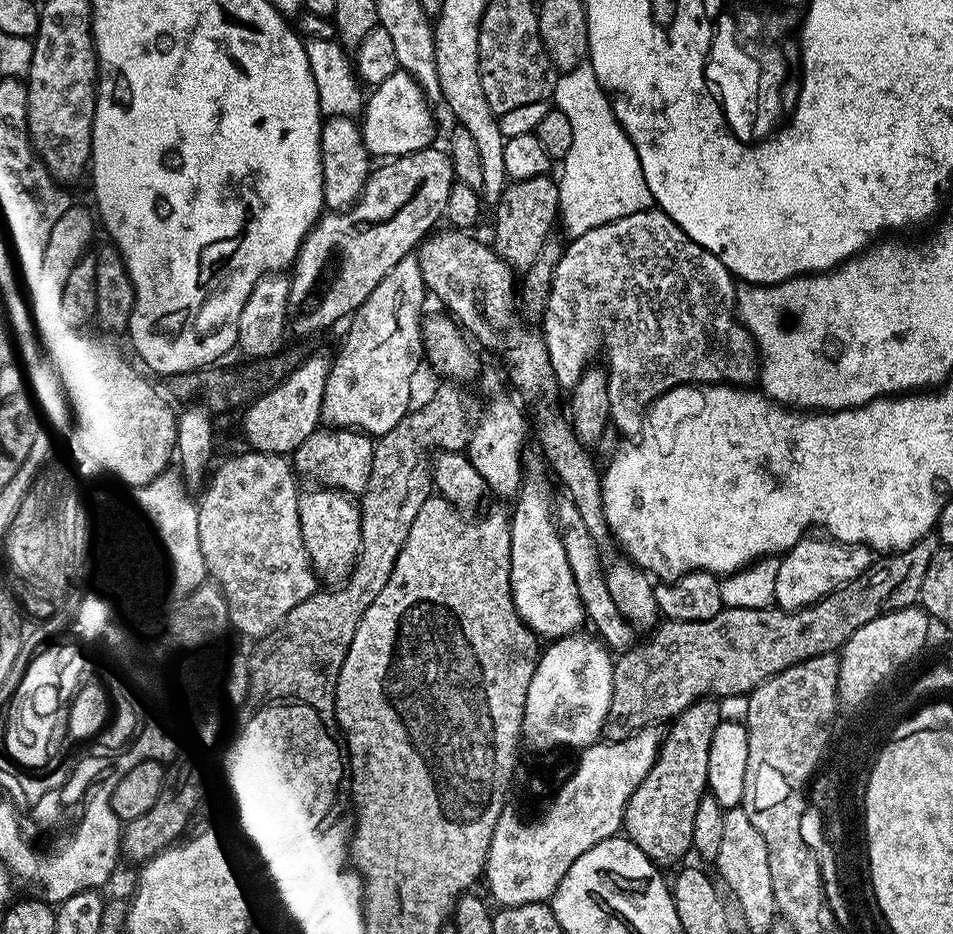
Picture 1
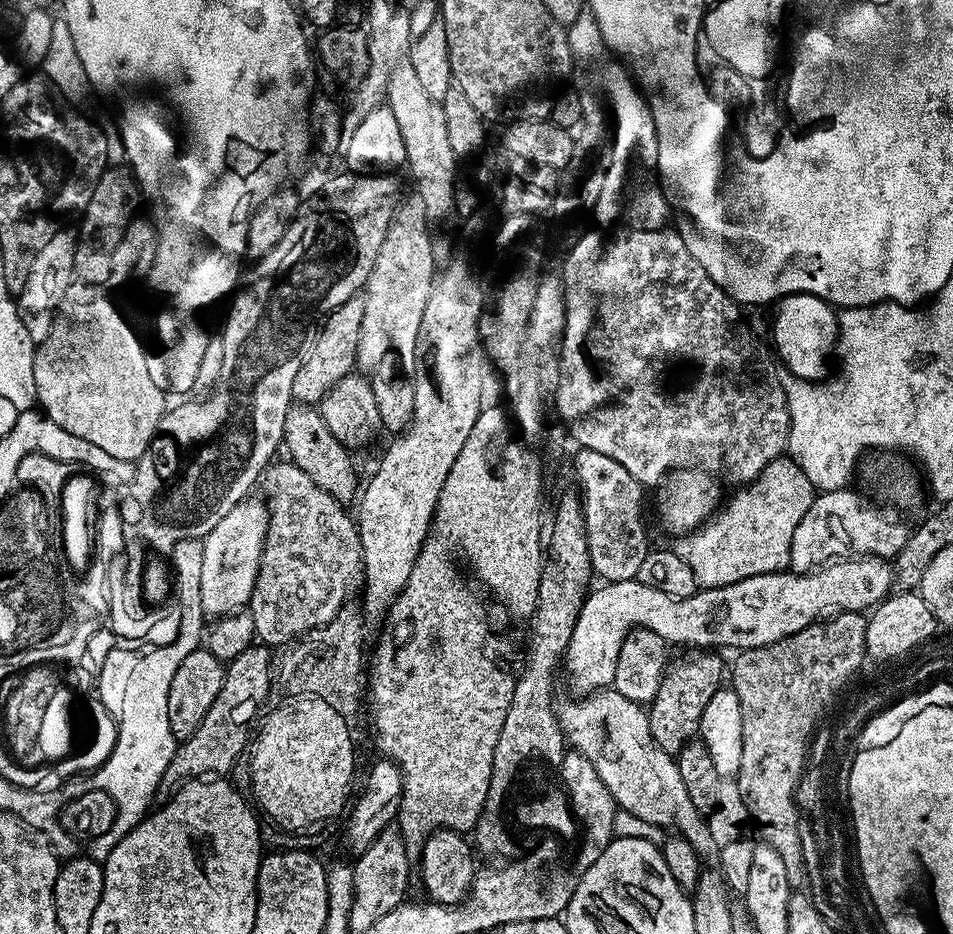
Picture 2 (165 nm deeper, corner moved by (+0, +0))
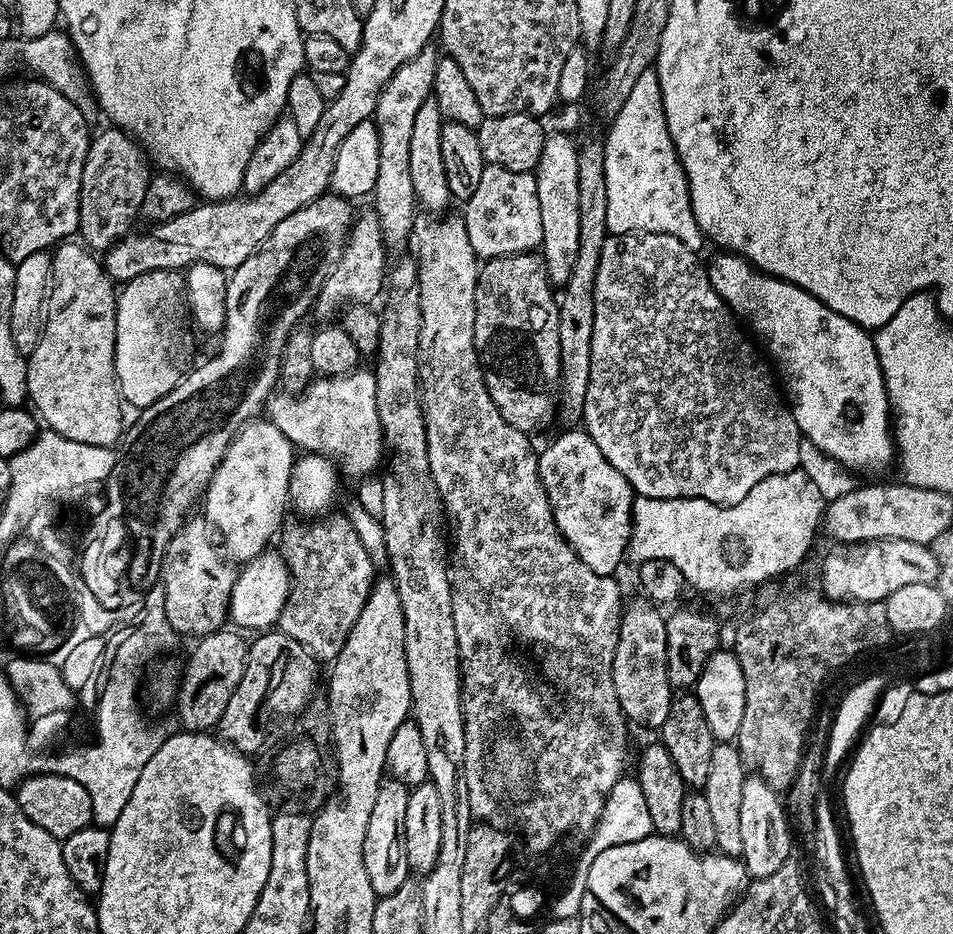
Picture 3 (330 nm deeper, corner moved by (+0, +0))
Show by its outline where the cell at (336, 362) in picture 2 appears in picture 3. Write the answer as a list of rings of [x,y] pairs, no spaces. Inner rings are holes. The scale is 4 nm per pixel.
[[[367,210],[355,217],[352,221],[352,229],[348,231],[348,243],[344,245],[344,253],[334,266],[332,275],[322,286],[314,305],[314,316],[320,322],[332,322],[337,319],[351,304],[371,305],[376,295],[383,293],[386,288],[386,277],[390,272],[388,264],[389,249],[384,243],[382,226],[376,217],[375,211]]]

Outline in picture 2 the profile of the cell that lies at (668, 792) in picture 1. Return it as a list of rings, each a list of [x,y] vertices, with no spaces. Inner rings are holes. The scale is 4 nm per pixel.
[[[692,650],[685,660],[669,667],[660,679],[658,694],[647,709],[650,722],[650,734],[654,734],[654,742],[662,746],[662,750],[678,754],[690,741],[697,739],[702,714],[710,698],[726,680],[726,664],[719,660],[712,650]]]

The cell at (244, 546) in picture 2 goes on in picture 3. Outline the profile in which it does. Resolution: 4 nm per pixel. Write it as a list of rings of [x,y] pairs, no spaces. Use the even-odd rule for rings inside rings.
[[[257,418],[251,424],[246,424],[240,429],[240,433],[233,438],[222,462],[212,475],[212,483],[209,484],[208,491],[202,497],[205,512],[203,515],[210,521],[211,527],[215,529],[218,536],[218,531],[220,531],[219,539],[222,541],[223,551],[233,561],[253,560],[256,556],[263,554],[271,545],[268,543],[272,539],[272,543],[277,539],[278,533],[285,523],[284,511],[290,508],[288,491],[290,490],[290,478],[294,463],[292,452],[294,453],[294,446],[288,441],[286,434],[282,434],[282,430],[278,430],[278,426],[274,426],[267,418]]]

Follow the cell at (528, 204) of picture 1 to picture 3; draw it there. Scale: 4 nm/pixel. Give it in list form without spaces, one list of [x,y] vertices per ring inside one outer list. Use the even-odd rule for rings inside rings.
[[[519,252],[483,261],[480,276],[476,280],[474,298],[474,342],[480,355],[480,369],[490,390],[494,404],[514,426],[514,430],[535,434],[539,428],[554,420],[554,409],[558,404],[558,389],[562,384],[560,349],[558,342],[558,314],[560,305],[554,285],[546,274],[544,257],[536,252]]]

